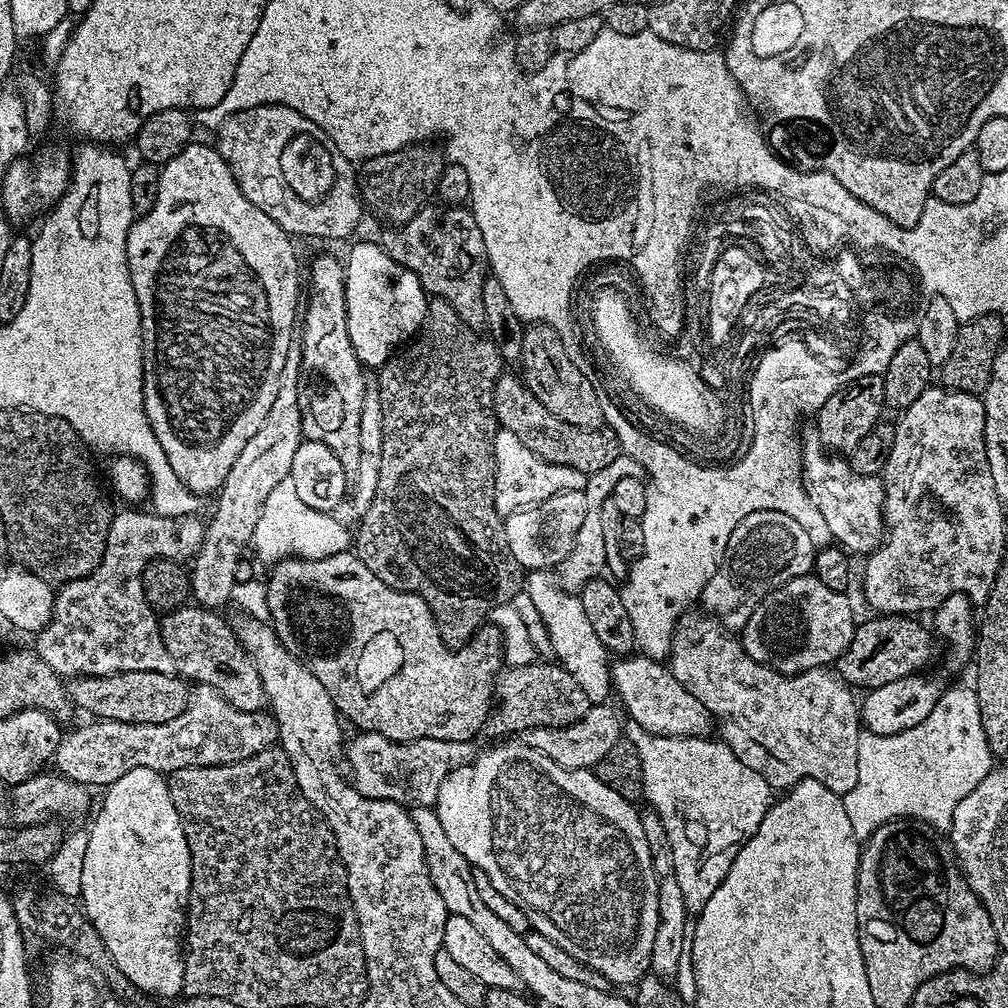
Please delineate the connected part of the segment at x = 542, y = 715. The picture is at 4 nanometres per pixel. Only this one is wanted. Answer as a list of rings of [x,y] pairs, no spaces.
[[[533,662],[517,668],[505,667],[496,677],[495,703],[484,724],[485,737],[508,738],[532,728],[565,728],[588,713],[590,703],[586,693],[578,687],[574,678],[570,678],[568,671],[555,662],[540,663]]]

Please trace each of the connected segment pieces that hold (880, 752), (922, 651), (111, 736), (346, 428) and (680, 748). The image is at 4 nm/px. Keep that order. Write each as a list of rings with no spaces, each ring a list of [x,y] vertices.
[[[971,687],[968,688],[952,688],[941,695],[939,702],[934,706],[934,710],[930,710],[930,714],[922,722],[918,722],[918,726],[907,728],[901,732],[892,732],[888,736],[877,736],[874,732],[867,730],[861,731],[860,741],[858,742],[858,782],[854,786],[854,790],[843,793],[842,799],[846,806],[846,815],[850,817],[850,826],[854,830],[856,839],[863,842],[870,838],[870,834],[874,834],[874,830],[878,826],[882,826],[891,820],[920,820],[924,824],[929,824],[931,828],[937,830],[951,829],[952,819],[954,818],[954,810],[959,804],[963,804],[966,794],[970,794],[978,786],[978,782],[982,782],[982,778],[986,778],[986,774],[990,774],[994,767],[994,757],[990,746],[986,742],[986,732],[982,730],[982,714],[978,714],[978,698],[975,691]]]
[[[880,614],[864,622],[861,621],[852,636],[851,644],[847,647],[839,659],[835,662],[835,669],[852,688],[858,686],[863,690],[881,688],[884,685],[895,684],[898,678],[913,676],[924,670],[934,654],[934,642],[936,642],[933,631],[922,626],[915,617],[906,614]]]
[[[196,684],[191,689],[186,710],[178,718],[161,724],[127,724],[113,720],[96,720],[88,722],[85,728],[76,728],[72,733],[61,735],[60,745],[56,751],[54,768],[59,775],[79,784],[107,786],[122,774],[130,774],[135,768],[149,768],[161,774],[167,774],[183,768],[212,768],[216,764],[233,764],[242,762],[262,750],[273,747],[279,741],[277,722],[264,710],[247,712],[230,706],[217,692],[205,684]]]
[[[316,256],[312,260],[312,285],[306,288],[306,304],[308,300],[308,309],[302,312],[302,328],[304,324],[304,337],[298,340],[300,346],[300,407],[303,409],[304,418],[304,434],[307,439],[322,442],[334,454],[334,458],[338,458],[338,462],[342,462],[342,470],[349,474],[355,474],[358,470],[358,422],[362,422],[362,402],[366,391],[366,383],[364,384],[365,369],[362,367],[360,357],[356,355],[354,346],[350,342],[350,330],[346,322],[346,286],[344,285],[344,266],[345,261],[340,260],[336,256]]]
[[[633,720],[623,725],[622,732],[626,739],[638,746],[638,758],[642,758],[644,796],[652,803],[649,804],[651,811],[658,814],[668,835],[674,874],[678,878],[682,898],[689,913],[699,914],[704,904],[710,902],[710,894],[718,890],[722,878],[726,878],[744,843],[756,833],[758,826],[762,826],[762,818],[766,818],[773,803],[774,790],[766,778],[758,774],[758,770],[750,770],[750,766],[738,759],[734,750],[730,750],[730,746],[726,746],[719,738],[655,736],[642,730],[642,726]]]

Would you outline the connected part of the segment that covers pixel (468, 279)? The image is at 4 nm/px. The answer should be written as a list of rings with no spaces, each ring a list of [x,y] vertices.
[[[429,202],[408,224],[383,230],[378,239],[383,252],[415,276],[416,283],[421,284],[429,297],[450,302],[450,306],[458,310],[458,318],[462,318],[468,328],[478,330],[478,316],[485,316],[478,288],[484,285],[486,275],[486,246],[471,207]]]

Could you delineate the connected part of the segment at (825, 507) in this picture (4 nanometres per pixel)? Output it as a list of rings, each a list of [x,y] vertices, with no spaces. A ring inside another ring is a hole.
[[[809,430],[802,436],[802,479],[808,497],[826,518],[826,526],[830,526],[832,539],[839,547],[852,554],[867,554],[880,547],[886,531],[884,482],[880,476],[854,474],[843,455],[829,454],[819,435]]]

